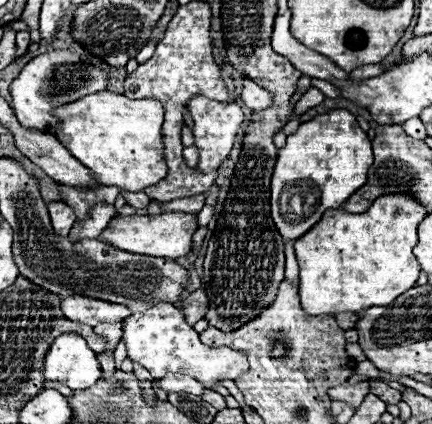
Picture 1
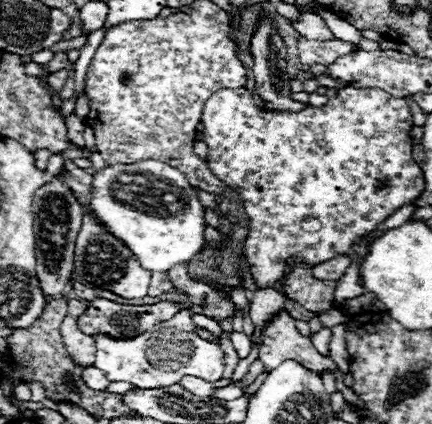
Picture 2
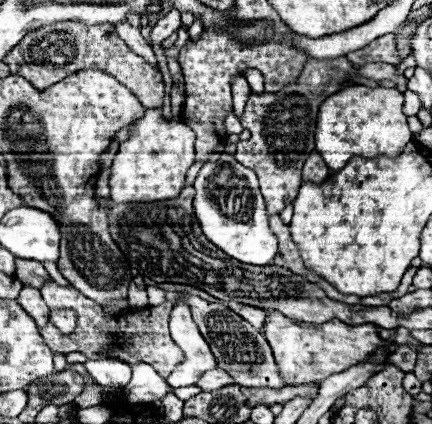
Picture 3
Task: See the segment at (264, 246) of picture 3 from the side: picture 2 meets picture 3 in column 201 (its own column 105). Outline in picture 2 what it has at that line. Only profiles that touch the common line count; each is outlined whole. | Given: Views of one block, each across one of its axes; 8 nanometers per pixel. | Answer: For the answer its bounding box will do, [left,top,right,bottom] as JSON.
[90,160,206,272]

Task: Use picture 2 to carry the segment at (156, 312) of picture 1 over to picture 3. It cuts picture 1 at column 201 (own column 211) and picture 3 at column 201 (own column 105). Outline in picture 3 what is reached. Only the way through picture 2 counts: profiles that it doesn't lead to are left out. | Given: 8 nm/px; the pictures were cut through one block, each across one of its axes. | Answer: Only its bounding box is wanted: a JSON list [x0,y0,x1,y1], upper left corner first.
[168,302,216,388]

